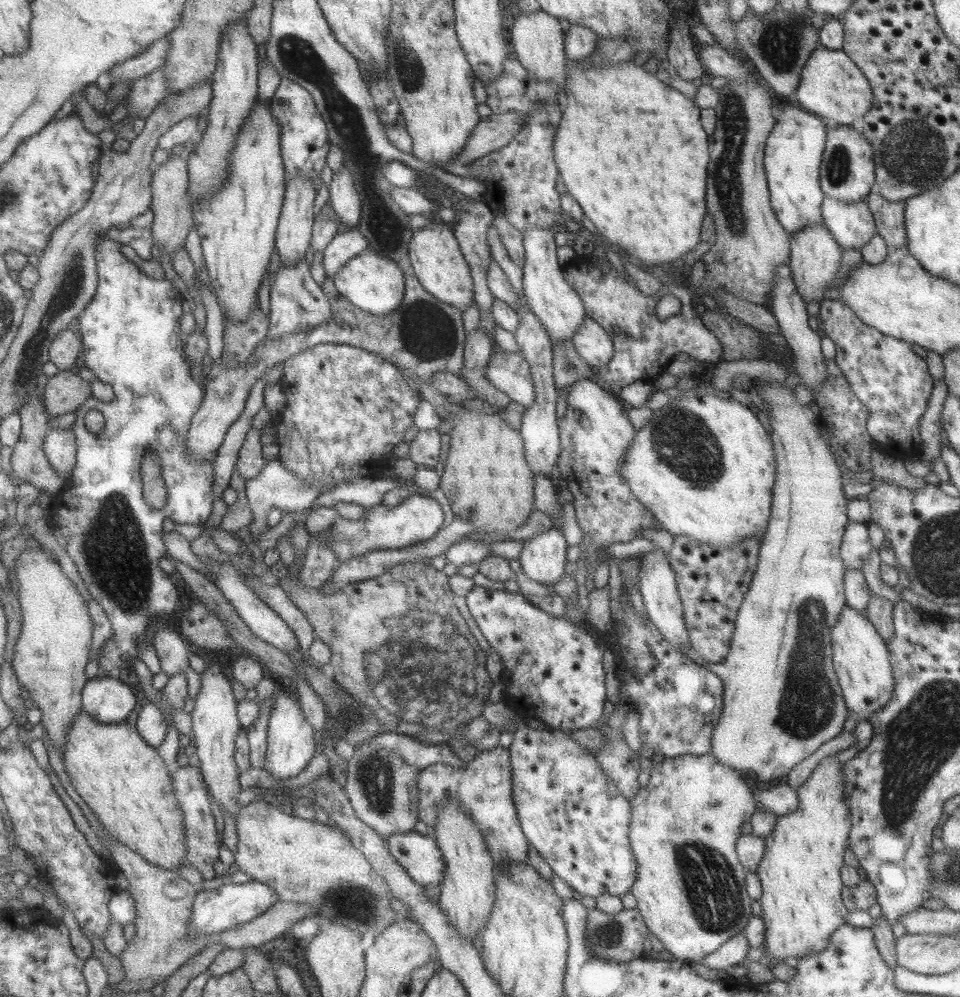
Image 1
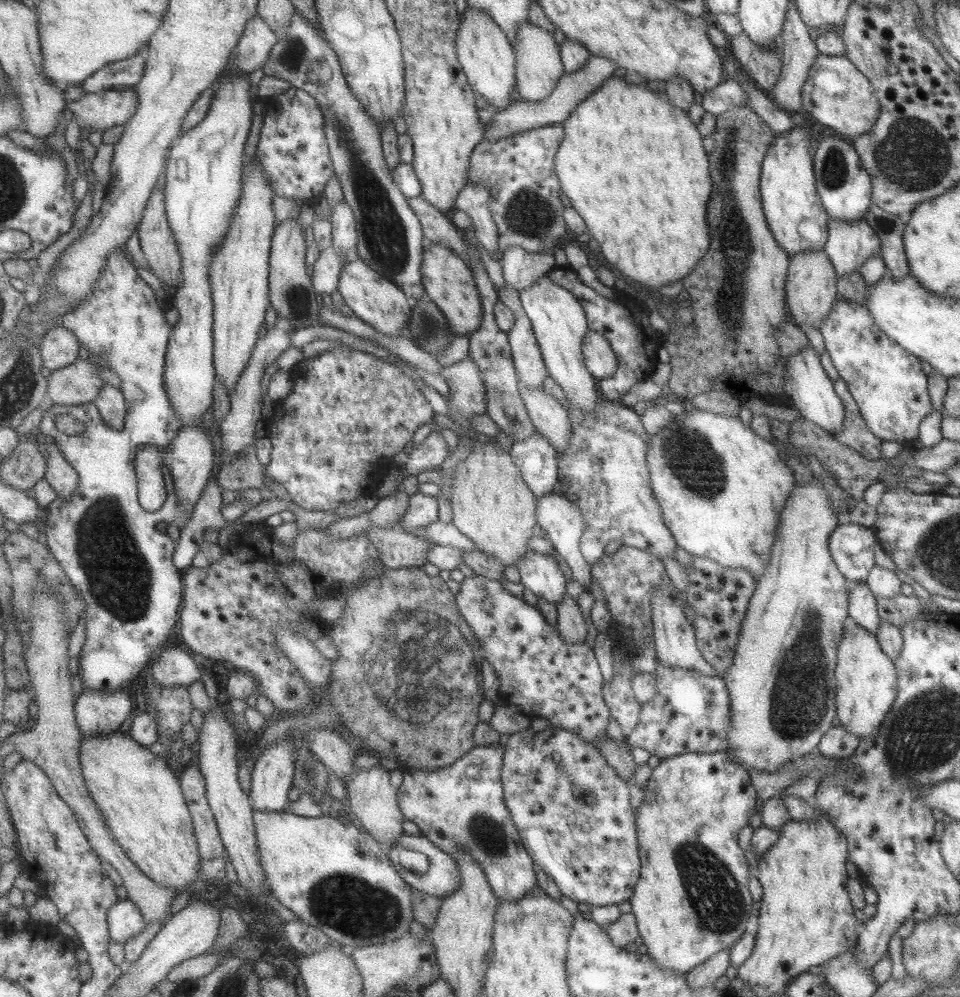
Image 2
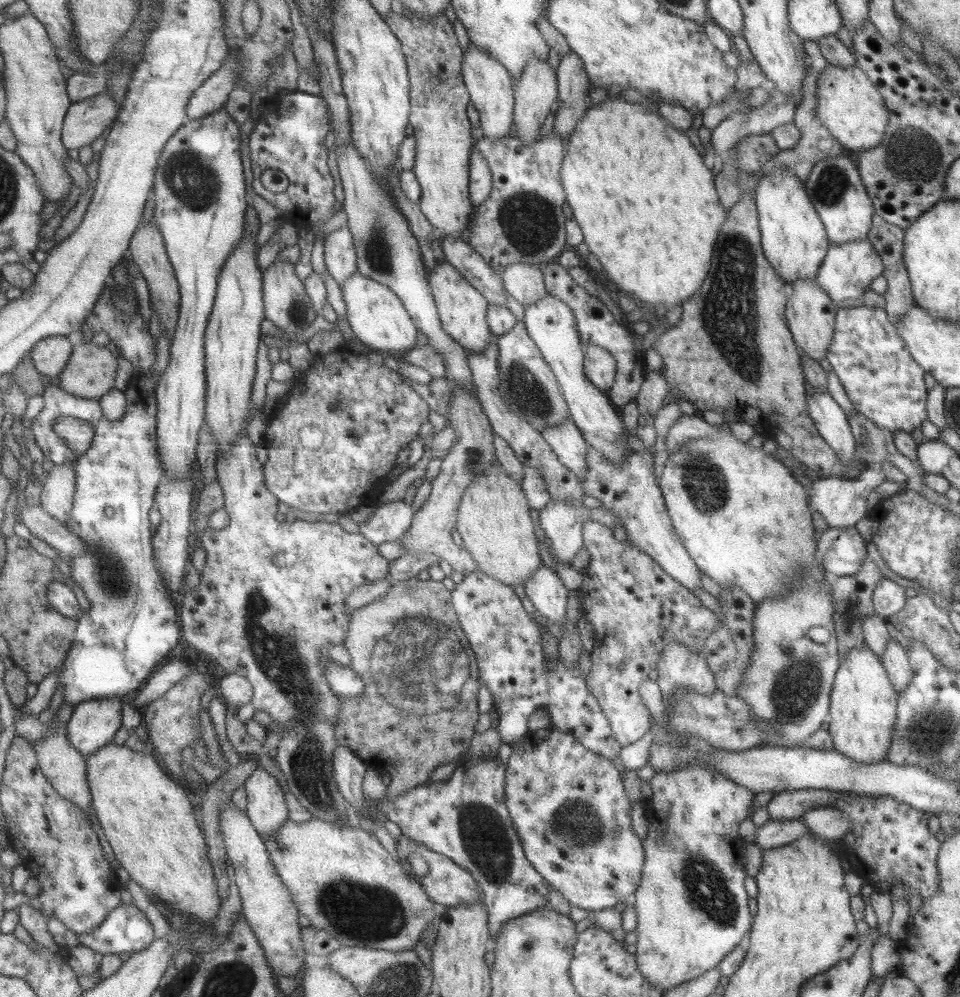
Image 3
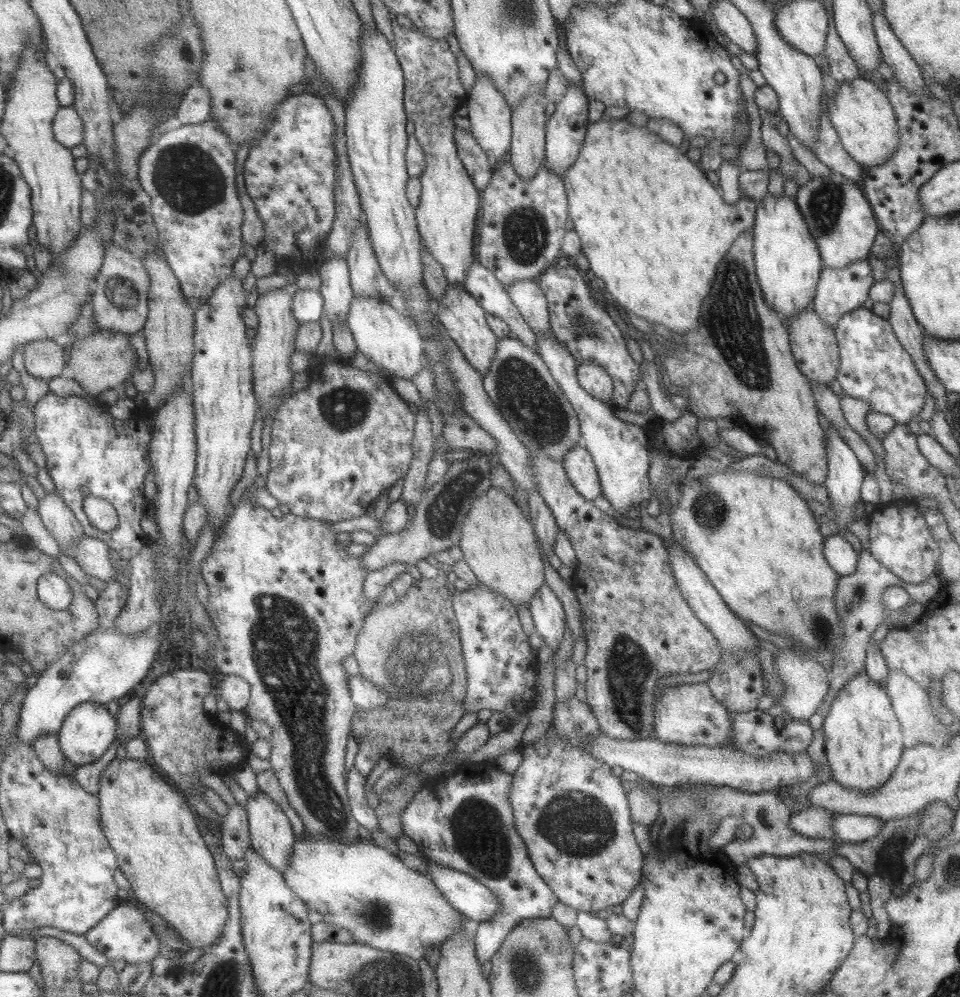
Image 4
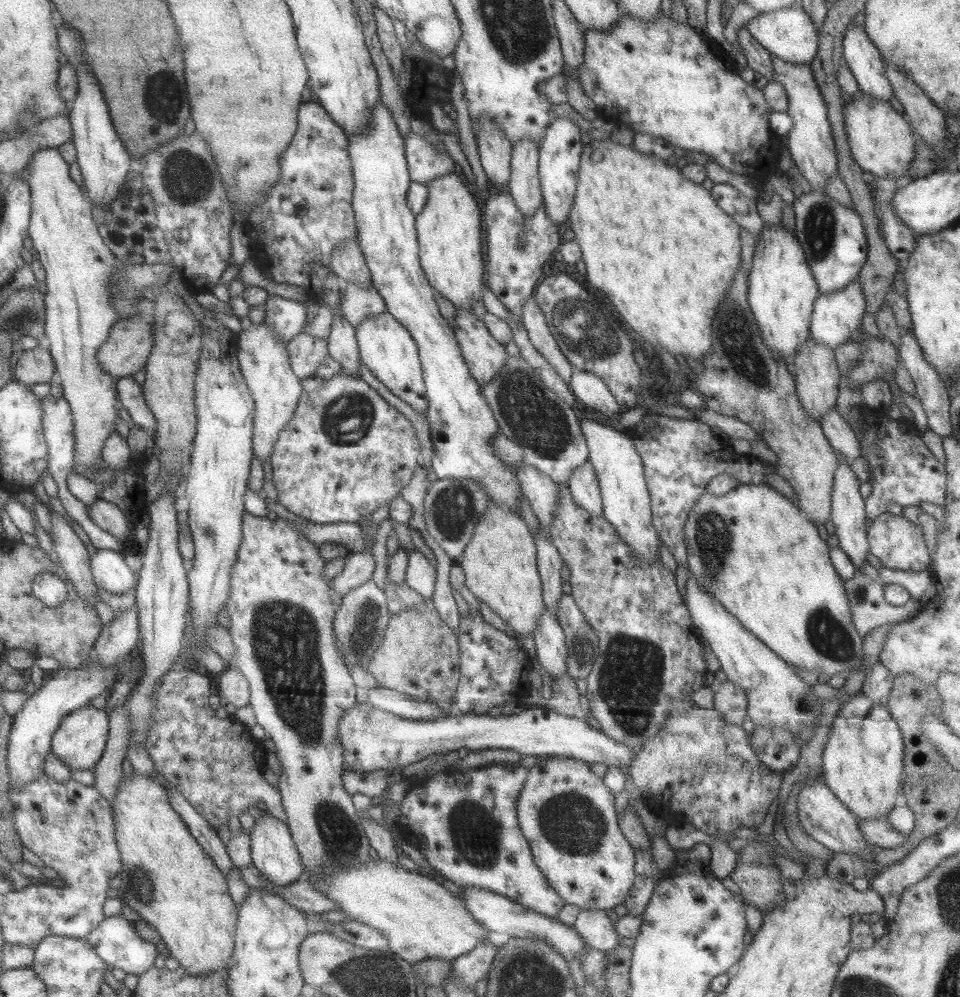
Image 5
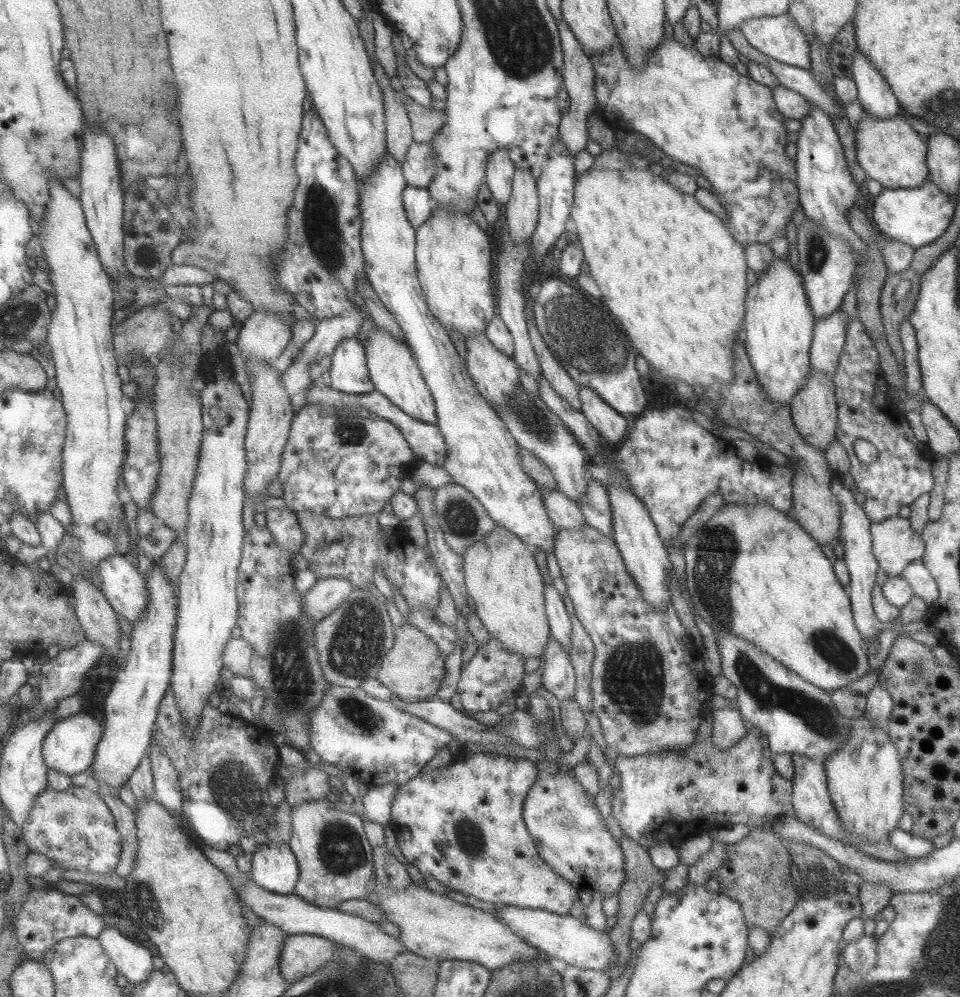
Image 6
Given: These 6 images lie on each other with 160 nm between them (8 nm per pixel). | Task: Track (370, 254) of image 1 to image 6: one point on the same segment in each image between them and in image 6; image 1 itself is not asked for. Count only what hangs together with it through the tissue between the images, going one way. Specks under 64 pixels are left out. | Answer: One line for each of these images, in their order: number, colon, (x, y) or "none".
2: (375, 300)
3: (376, 317)
4: (388, 338)
5: (386, 348)
6: (391, 366)

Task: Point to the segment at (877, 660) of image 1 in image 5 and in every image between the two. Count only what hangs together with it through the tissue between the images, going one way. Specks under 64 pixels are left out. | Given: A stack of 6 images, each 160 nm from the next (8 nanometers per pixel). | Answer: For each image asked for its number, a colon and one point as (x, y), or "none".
2: (865, 679)
3: (862, 711)
4: (863, 743)
5: (862, 762)

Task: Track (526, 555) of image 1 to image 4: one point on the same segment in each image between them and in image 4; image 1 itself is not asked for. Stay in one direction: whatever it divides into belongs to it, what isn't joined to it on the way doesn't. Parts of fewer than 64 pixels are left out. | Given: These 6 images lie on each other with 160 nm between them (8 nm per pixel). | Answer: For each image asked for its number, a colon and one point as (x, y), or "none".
2: (541, 575)
3: (544, 589)
4: (548, 617)

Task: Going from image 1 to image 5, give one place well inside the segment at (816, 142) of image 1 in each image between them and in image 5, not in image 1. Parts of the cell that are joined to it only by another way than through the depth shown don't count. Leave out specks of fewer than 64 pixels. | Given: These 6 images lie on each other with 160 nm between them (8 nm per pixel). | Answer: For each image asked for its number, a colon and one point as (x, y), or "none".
2: (794, 214)
3: (792, 238)
4: (787, 264)
5: (781, 290)

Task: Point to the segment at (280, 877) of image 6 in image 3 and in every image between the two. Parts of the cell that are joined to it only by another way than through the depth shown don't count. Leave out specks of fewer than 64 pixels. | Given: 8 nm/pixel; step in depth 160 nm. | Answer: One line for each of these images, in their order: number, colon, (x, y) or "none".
3: (267, 808)
4: (273, 837)
5: (275, 855)

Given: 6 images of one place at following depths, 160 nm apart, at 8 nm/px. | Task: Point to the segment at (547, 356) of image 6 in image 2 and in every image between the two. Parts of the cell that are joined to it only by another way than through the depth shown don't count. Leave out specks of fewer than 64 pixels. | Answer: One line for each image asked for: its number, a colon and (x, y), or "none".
2: (520, 268)
3: (524, 282)
4: (526, 295)
5: (531, 317)

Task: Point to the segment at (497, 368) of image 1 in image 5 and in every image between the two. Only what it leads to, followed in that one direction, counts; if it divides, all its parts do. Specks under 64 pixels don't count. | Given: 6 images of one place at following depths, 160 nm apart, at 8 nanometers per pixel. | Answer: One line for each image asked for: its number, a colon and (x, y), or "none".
2: (548, 417)
3: (565, 441)
4: (579, 467)
5: (583, 486)

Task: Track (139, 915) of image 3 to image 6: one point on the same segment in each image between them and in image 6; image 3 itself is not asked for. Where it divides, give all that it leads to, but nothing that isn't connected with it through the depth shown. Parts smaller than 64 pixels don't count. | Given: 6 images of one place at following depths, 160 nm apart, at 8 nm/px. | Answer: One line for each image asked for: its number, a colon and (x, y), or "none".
4: (125, 934)
5: (117, 942)
6: (134, 962)

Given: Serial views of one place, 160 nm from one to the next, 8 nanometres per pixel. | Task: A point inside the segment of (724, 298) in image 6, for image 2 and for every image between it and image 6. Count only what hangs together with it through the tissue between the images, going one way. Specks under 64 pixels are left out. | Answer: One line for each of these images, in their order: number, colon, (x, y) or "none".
2: (632, 165)
3: (646, 205)
4: (653, 229)
5: (663, 252)

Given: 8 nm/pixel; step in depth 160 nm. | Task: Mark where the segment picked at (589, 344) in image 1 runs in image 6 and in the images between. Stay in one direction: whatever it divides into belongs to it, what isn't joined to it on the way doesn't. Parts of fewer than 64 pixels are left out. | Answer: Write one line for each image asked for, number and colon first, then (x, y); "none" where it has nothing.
2: (600, 361)
3: (599, 366)
4: (591, 377)
5: (587, 388)
6: (611, 427)

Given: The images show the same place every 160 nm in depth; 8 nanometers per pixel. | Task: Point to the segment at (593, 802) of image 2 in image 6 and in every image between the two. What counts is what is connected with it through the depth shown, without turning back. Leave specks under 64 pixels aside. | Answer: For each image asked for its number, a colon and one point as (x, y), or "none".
3: (568, 805)
4: (573, 817)
5: (565, 812)
6: (569, 836)

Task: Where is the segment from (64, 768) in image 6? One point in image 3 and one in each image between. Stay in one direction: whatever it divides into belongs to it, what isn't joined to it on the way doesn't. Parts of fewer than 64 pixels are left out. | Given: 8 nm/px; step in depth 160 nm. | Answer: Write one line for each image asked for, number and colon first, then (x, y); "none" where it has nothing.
3: (94, 724)
4: (88, 732)
5: (82, 739)

